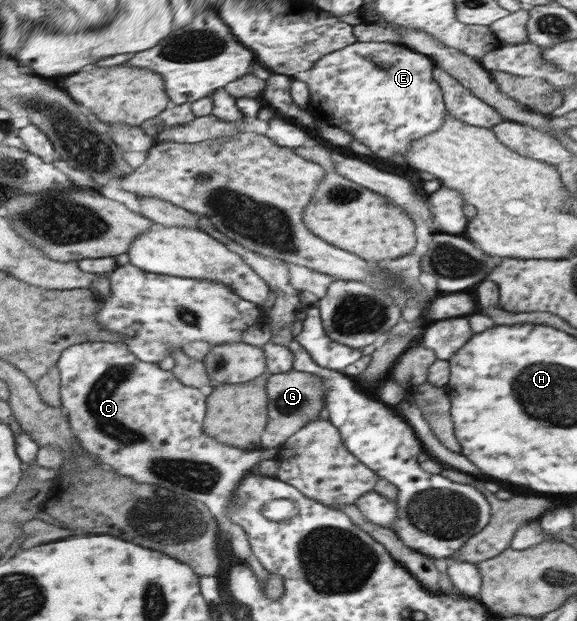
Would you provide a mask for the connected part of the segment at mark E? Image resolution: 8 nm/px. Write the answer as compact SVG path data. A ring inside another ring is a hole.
M355 42L322 56L309 71L299 72L293 78L307 84L309 106L311 110L315 110L310 114L313 120L319 118L327 120L325 123L328 125L335 124L335 127L349 132L351 137L365 145L373 154L387 160L393 154L405 153L411 147L409 142L413 138L418 139L439 129L447 116L441 88L433 76L434 61L423 56L423 53L417 54L411 50L401 44L388 42Z

